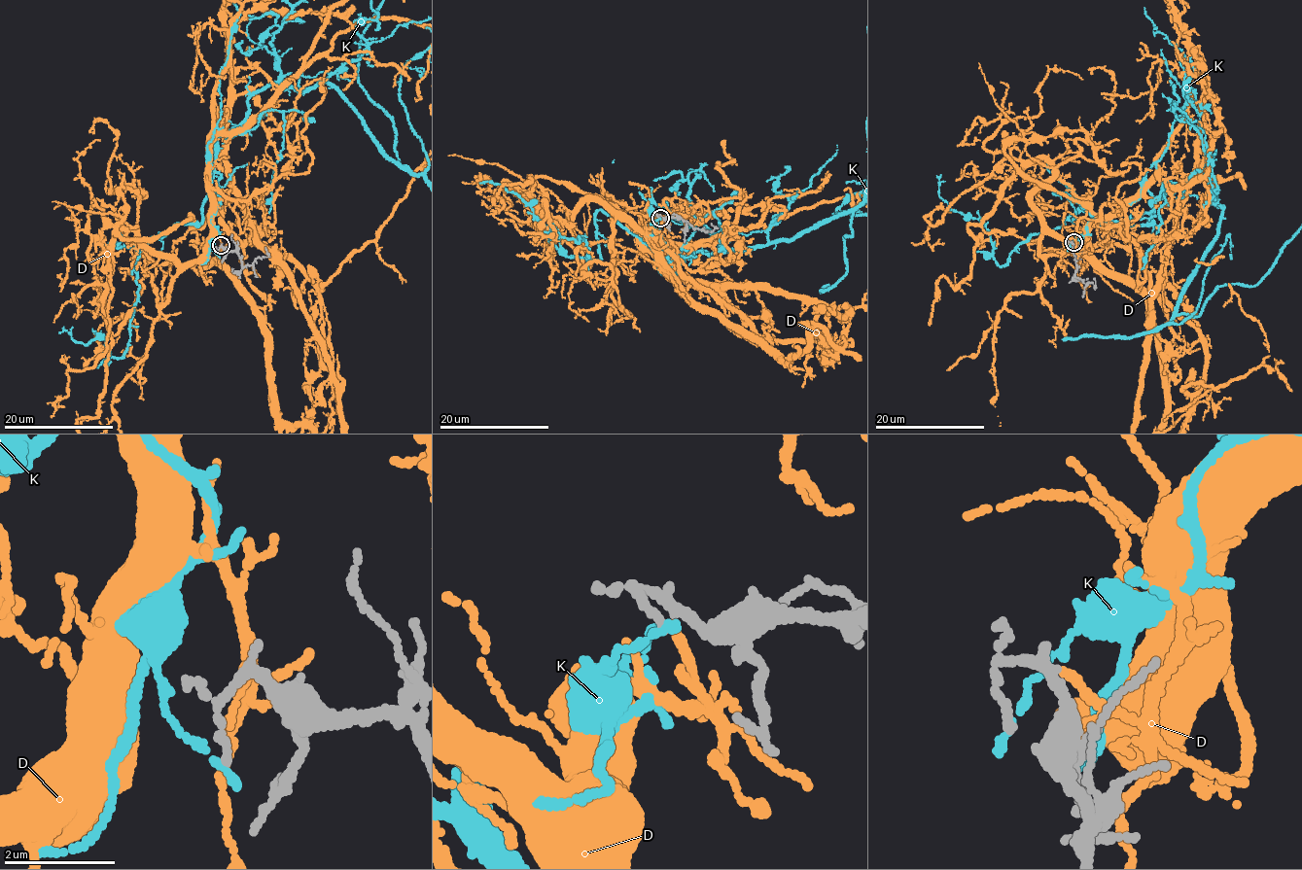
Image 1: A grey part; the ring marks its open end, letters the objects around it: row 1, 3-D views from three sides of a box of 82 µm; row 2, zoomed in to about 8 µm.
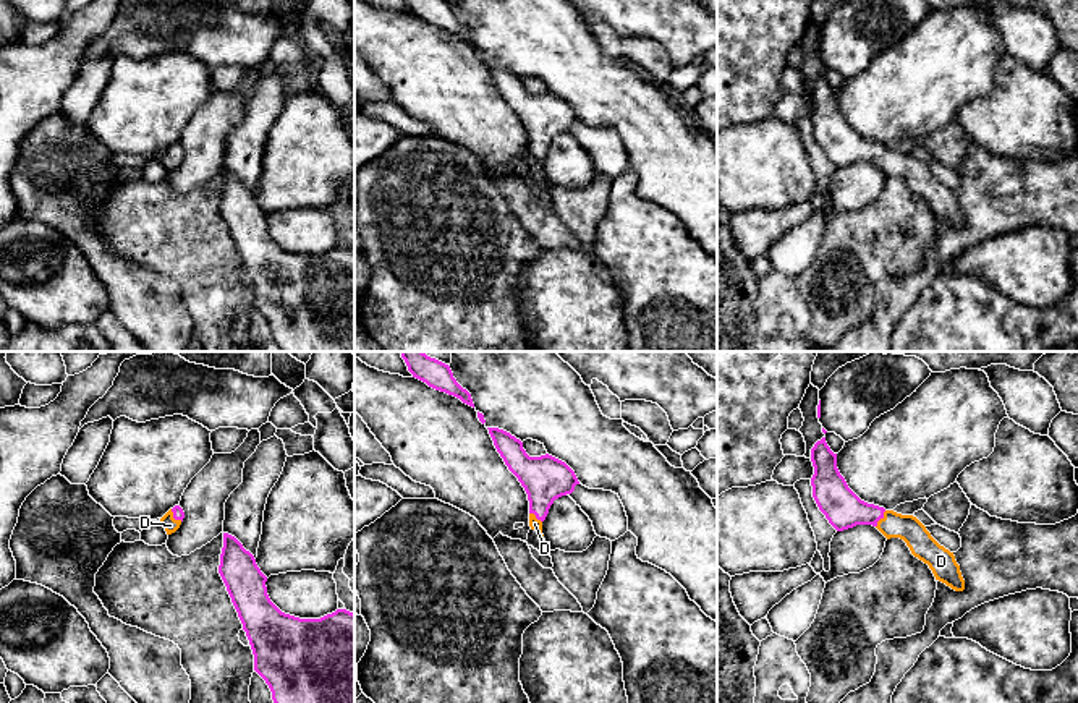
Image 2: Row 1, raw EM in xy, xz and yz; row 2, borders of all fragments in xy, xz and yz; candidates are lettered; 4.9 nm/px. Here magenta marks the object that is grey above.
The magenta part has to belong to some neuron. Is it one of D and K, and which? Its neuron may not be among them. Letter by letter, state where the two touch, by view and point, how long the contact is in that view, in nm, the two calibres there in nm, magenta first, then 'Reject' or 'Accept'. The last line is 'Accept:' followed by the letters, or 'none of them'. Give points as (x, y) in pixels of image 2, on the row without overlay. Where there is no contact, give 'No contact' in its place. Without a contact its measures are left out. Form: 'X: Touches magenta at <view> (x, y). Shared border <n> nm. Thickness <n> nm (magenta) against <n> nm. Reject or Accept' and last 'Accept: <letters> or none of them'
D: Touches magenta at yz (881, 154). Shared border 100 nm. Thickness 190 nm (magenta) against 130 nm. Accept
K: No contact. Reject
Accept: D

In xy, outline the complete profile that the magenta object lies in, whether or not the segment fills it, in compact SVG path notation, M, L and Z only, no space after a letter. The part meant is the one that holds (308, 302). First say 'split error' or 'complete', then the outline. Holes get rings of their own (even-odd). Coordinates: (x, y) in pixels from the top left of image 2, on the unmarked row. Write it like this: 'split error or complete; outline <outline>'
complete; outline M223 170L219 211L254 292L254 308L265 317L283 352L354 352L354 251L337 246L320 256L282 249L267 232L267 214L254 193Z

